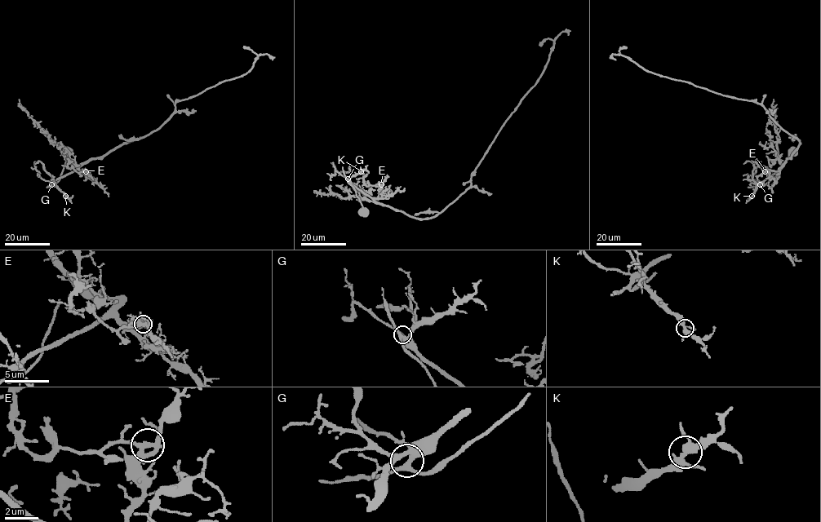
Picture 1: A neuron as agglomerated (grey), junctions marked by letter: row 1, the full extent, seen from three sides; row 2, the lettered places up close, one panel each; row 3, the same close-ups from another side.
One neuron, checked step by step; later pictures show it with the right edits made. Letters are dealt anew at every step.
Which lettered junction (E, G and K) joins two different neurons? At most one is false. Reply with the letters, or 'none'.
E

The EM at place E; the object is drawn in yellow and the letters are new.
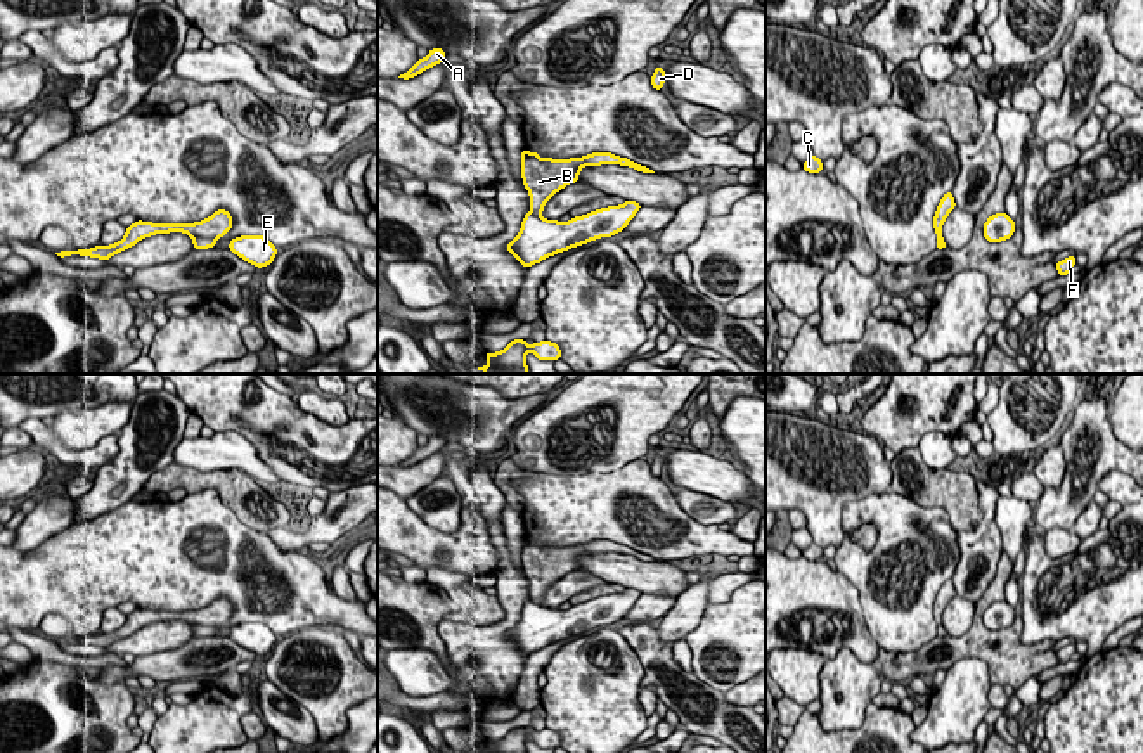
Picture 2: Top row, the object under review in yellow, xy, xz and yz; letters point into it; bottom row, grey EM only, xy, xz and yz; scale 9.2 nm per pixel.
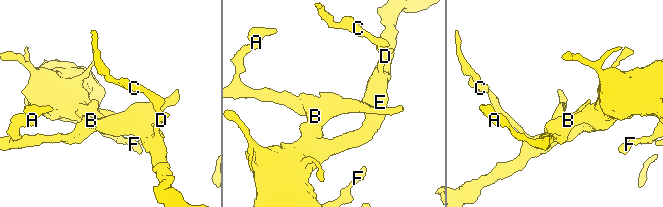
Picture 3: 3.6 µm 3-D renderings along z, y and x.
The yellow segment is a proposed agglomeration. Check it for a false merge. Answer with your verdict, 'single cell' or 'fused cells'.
fused cells

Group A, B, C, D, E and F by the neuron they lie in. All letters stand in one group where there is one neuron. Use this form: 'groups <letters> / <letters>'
groups A B / C D E F

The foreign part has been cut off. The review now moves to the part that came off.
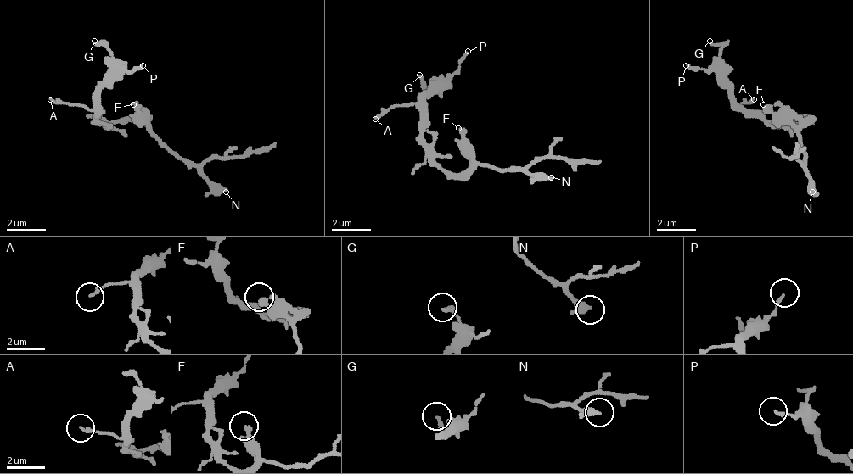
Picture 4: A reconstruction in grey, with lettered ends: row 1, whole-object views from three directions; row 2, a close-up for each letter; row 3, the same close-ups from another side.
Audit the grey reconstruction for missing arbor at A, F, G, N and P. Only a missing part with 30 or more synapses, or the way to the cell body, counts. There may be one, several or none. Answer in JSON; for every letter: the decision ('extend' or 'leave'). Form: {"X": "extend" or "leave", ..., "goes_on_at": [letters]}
{"A": "leave", "F": "leave", "G": "leave", "N": "extend", "P": "leave", "goes_on_at": ["N"]}

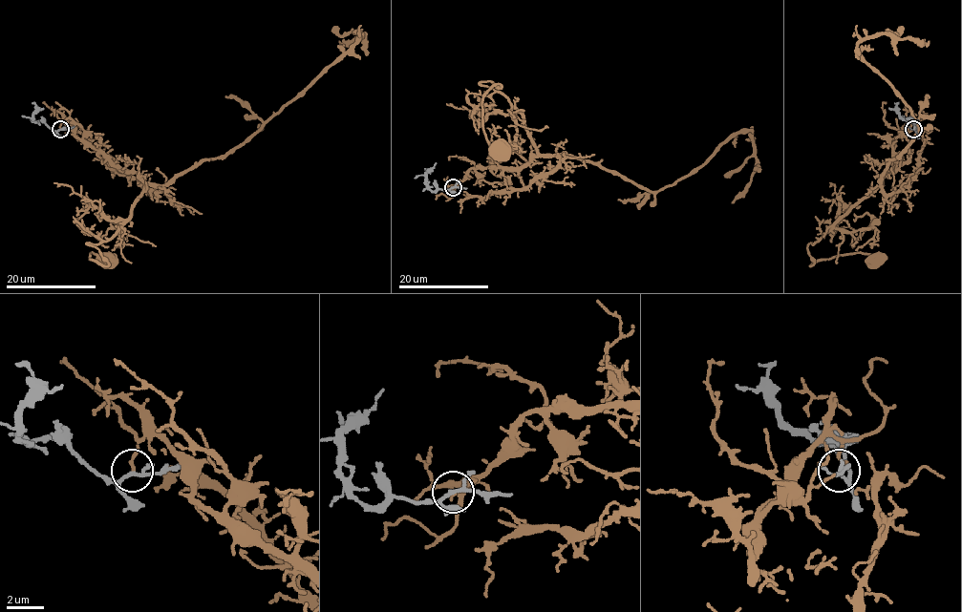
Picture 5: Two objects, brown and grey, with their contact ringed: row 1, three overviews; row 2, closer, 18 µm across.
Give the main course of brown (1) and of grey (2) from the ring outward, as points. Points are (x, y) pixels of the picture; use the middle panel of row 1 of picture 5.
1: (453, 187), (472, 168), (518, 168), (537, 155), (523, 116), (482, 81), (500, 85), (482, 105), (498, 151)
2: (453, 187), (434, 190), (428, 187), (426, 174), (436, 162)

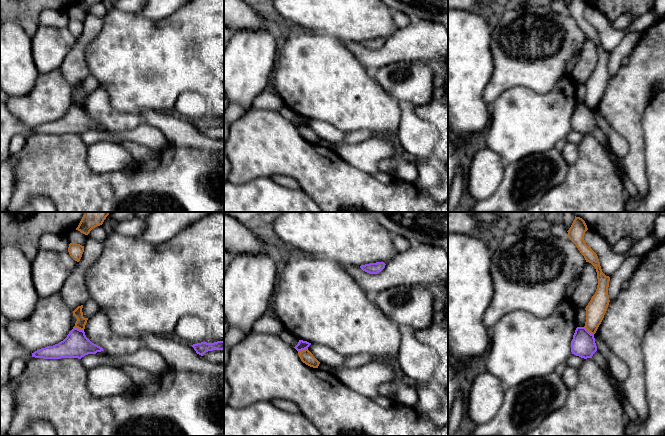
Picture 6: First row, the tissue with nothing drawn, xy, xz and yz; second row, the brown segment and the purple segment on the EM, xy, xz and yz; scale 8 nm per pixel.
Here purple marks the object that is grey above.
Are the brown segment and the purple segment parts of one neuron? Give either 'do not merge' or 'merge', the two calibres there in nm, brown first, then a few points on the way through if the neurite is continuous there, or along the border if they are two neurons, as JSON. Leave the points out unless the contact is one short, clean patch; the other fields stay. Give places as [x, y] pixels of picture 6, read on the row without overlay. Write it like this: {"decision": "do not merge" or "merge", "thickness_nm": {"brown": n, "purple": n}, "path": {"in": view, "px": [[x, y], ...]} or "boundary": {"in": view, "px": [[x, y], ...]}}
{"decision": "do not merge", "thickness_nm": {"brown": 80, "purple": 200}, "boundary": {"in": "xy", "px": [[74, 102], [83, 106]]}}

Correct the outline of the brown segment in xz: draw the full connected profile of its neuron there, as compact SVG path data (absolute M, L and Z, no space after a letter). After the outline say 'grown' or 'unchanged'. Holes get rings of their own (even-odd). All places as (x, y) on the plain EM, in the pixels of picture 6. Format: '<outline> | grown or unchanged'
M308 125L298 128L298 131L301 137L306 141L313 144L318 144L320 138L313 132L313 130Z | unchanged

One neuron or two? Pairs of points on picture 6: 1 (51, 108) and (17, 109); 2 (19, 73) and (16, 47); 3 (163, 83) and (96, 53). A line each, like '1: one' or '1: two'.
1: one
2: one
3: one

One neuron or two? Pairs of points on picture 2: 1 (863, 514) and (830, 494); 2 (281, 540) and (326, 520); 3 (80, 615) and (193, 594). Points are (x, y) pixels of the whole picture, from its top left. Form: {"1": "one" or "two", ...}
{"1": "two", "2": "one", "3": "one"}

